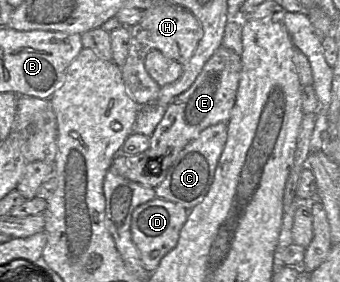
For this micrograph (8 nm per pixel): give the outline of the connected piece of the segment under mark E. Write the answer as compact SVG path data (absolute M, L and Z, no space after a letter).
M221 45L205 63L192 85L167 105L161 121L150 136L150 145L144 151L148 160L158 162L158 172L165 172L179 152L205 128L220 122L227 123L235 103L240 72L240 55Z

